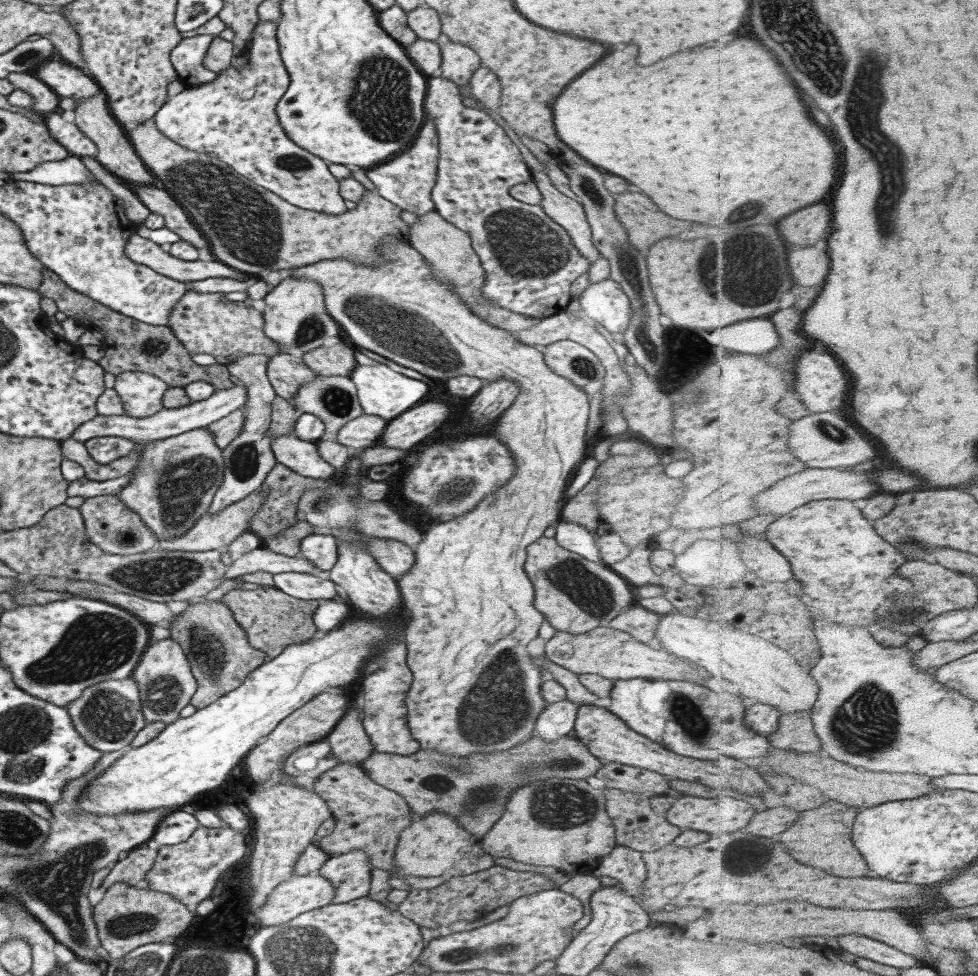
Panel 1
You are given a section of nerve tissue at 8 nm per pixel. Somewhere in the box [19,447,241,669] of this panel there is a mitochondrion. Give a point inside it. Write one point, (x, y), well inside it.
(180, 486)

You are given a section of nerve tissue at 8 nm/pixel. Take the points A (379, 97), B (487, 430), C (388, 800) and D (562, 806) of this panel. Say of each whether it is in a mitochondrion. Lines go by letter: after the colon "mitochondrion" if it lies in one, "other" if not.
A: mitochondrion
B: other
C: other
D: mitochondrion

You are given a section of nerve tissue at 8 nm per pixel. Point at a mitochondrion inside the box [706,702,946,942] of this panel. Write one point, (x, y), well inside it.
(741, 859)

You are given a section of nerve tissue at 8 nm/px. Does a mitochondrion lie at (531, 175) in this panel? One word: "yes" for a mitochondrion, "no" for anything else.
no

